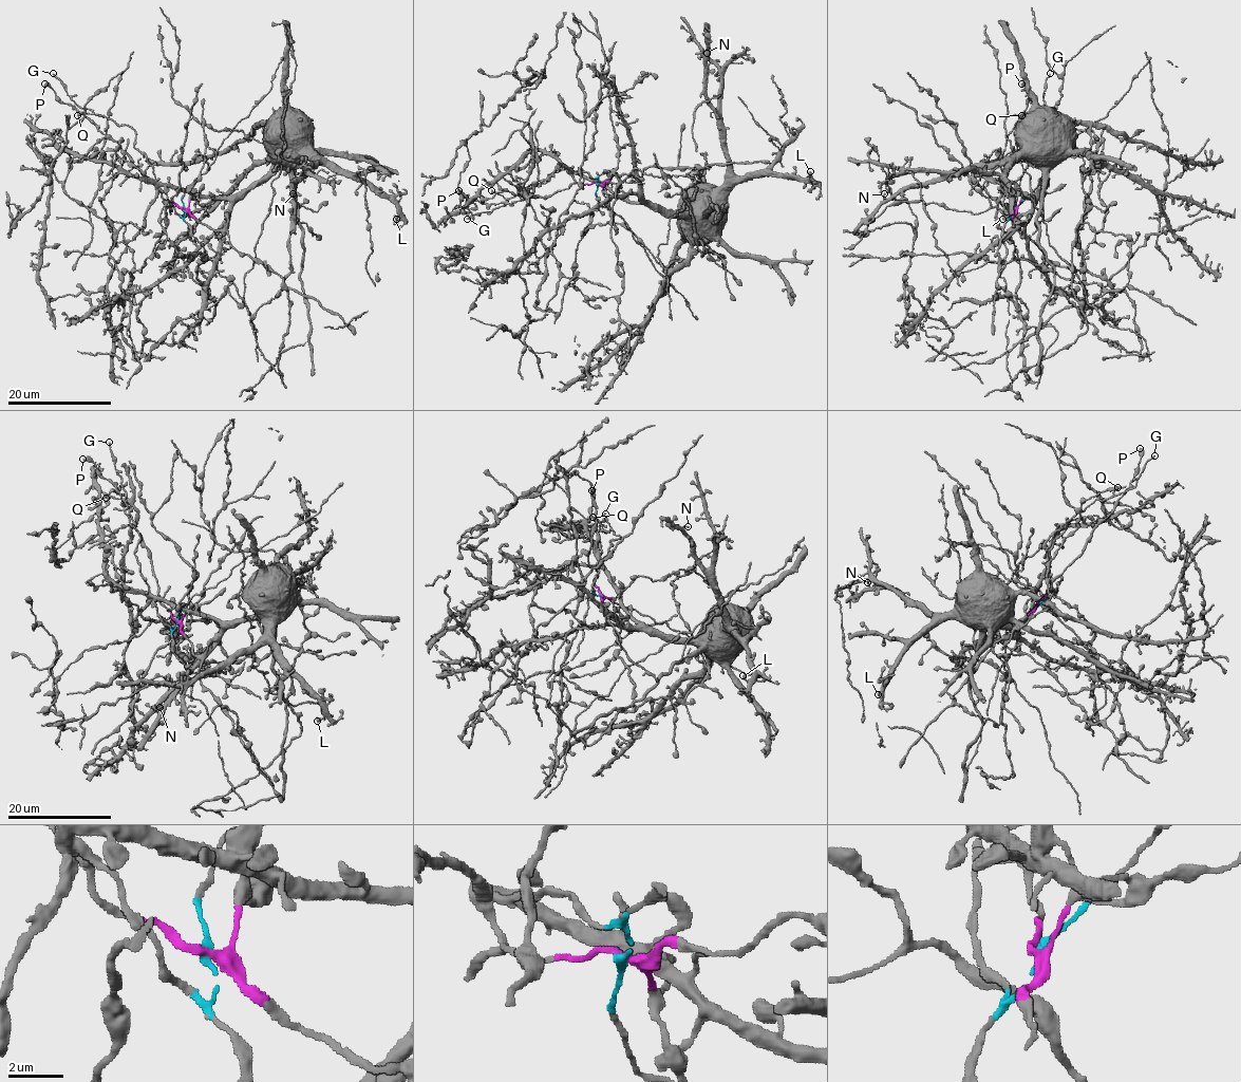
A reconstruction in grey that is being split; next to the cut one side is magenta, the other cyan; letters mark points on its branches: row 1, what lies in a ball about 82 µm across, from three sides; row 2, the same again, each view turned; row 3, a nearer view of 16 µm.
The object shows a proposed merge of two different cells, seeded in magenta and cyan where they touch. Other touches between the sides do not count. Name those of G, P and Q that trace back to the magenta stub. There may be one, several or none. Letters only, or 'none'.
P

